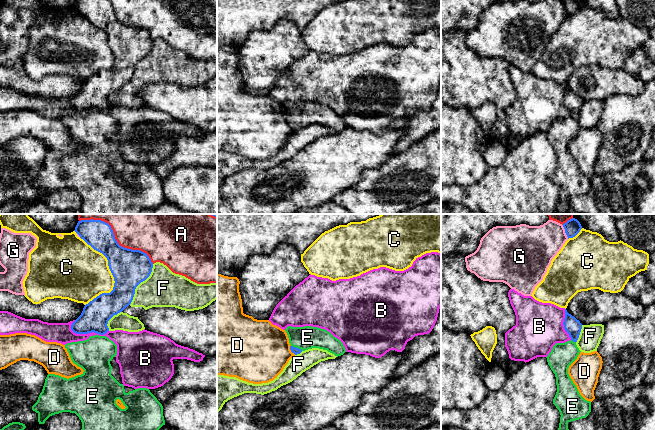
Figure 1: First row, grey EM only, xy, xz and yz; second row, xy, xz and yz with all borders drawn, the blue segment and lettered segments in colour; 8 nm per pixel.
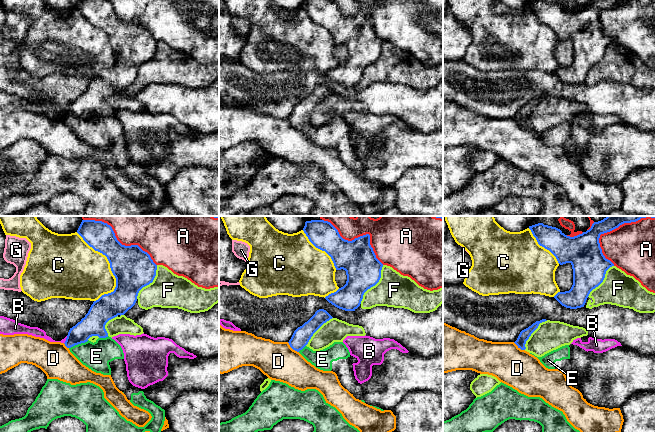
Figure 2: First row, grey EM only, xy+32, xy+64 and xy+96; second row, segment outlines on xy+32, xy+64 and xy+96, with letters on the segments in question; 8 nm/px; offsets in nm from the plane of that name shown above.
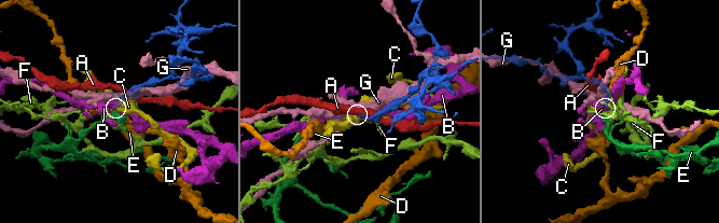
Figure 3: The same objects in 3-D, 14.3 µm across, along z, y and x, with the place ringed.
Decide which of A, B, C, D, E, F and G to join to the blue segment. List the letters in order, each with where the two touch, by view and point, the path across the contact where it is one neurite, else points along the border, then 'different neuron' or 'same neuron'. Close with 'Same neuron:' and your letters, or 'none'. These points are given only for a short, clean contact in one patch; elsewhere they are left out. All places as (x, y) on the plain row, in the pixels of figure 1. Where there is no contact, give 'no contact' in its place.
A: meets blue in xy at (127, 24); different neuron
B: meets blue in xy at (88, 108); border along xy (70, 101), (76, 109), (104, 110), (108, 106); different neuron
C: meets blue in xy at (112, 50); different neuron
D: meets blue in xz at (290, 125); border along xz (290, 121), (290, 126), (295, 130); different neuron
E: meets blue in xz at (297, 124); runs through xz (294, 126), (297, 124), (307, 113); same neuron
F: meets blue in xy at (139, 59); different neuron
G: meets blue in yz at (565, 8); different neuron
Same neuron: E

